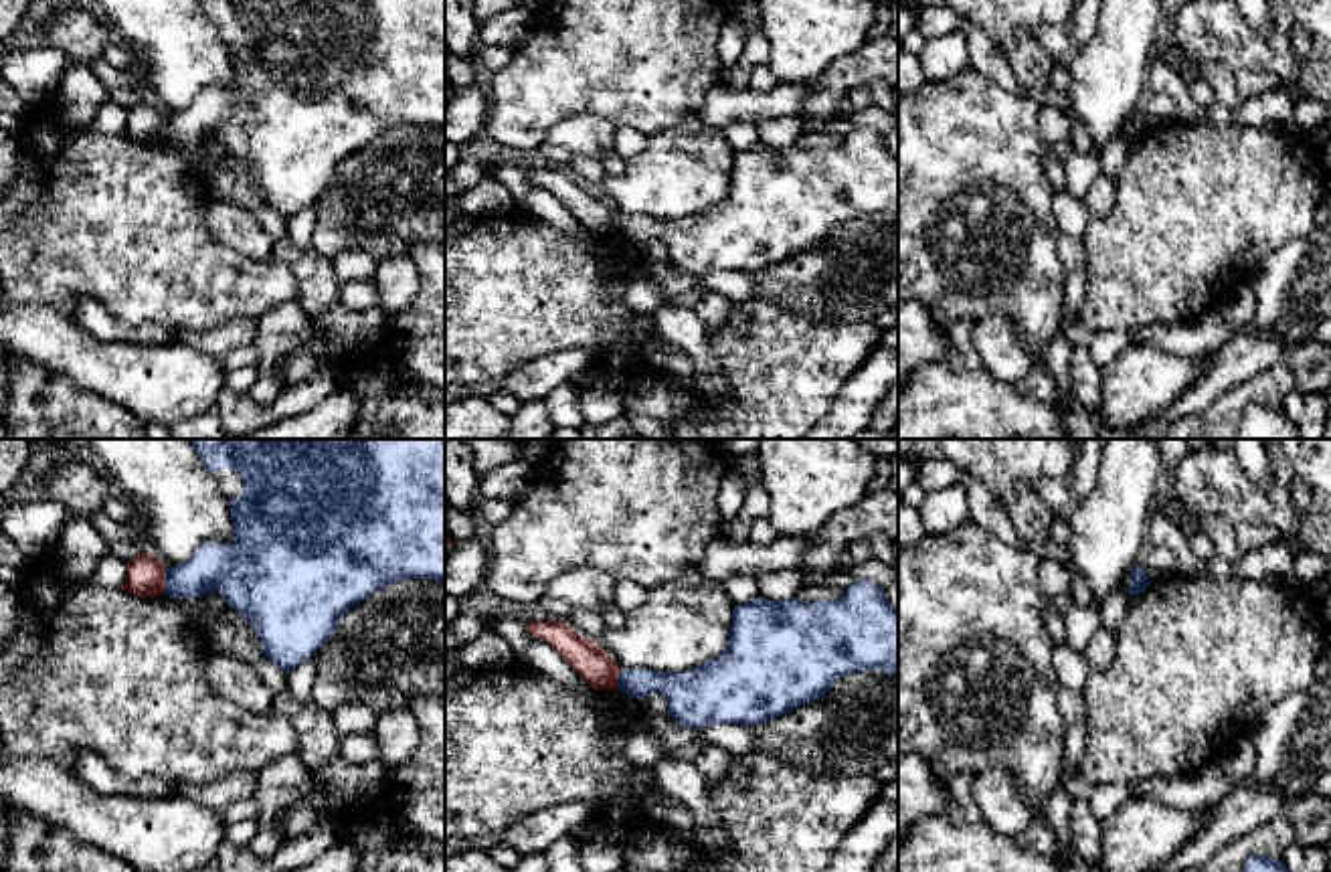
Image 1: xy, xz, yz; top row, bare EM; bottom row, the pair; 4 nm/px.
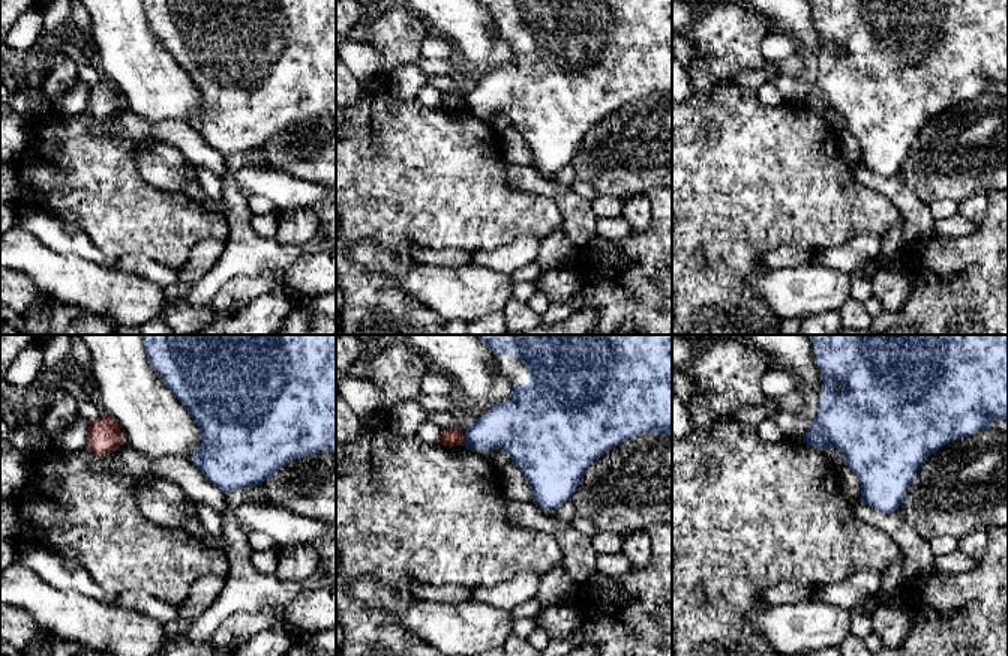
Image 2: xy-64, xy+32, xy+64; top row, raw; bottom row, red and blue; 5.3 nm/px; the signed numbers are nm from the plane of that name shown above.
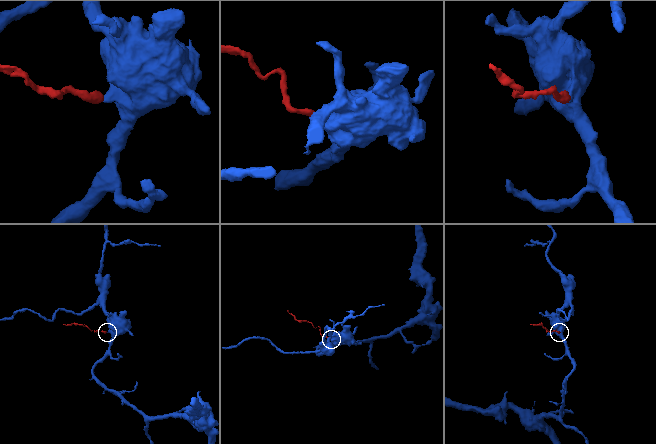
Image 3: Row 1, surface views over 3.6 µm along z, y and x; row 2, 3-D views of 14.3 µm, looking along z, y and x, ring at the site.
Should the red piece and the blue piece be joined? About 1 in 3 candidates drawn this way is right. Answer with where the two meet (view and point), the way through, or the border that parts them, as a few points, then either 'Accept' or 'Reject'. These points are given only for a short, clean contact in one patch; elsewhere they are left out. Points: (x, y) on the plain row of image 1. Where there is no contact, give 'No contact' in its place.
Touches red at xy (164, 128). Boundary: xy (166, 116), (166, 134), (162, 138). Reject

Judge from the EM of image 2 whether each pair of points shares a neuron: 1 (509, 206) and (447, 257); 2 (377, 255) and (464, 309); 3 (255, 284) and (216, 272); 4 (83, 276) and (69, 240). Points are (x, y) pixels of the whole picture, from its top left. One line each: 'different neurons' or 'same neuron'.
1: different neurons
2: same neuron
3: different neurons
4: different neurons

